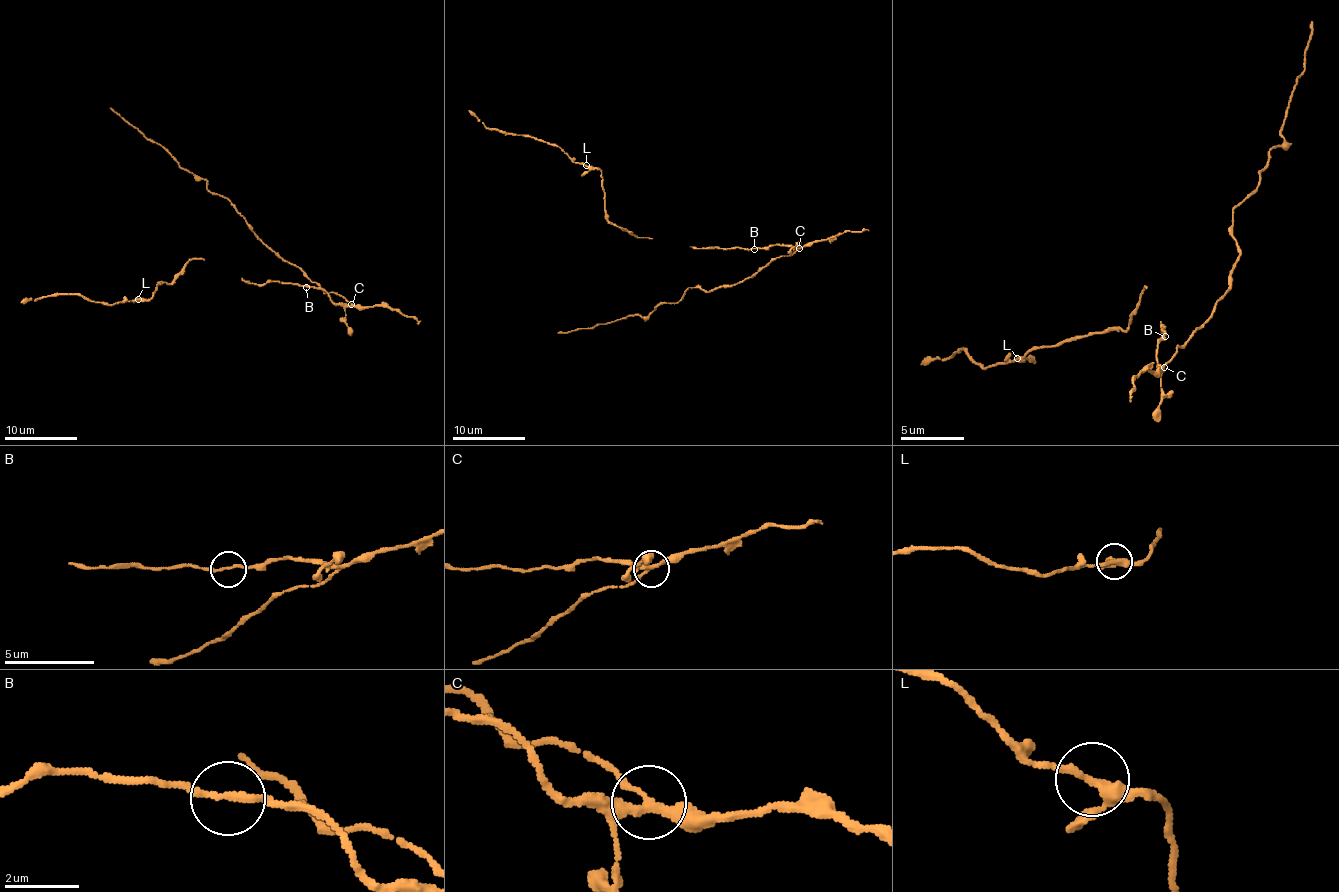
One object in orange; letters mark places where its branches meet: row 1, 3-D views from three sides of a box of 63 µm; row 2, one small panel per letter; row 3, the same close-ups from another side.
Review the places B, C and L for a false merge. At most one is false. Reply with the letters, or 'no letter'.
C

